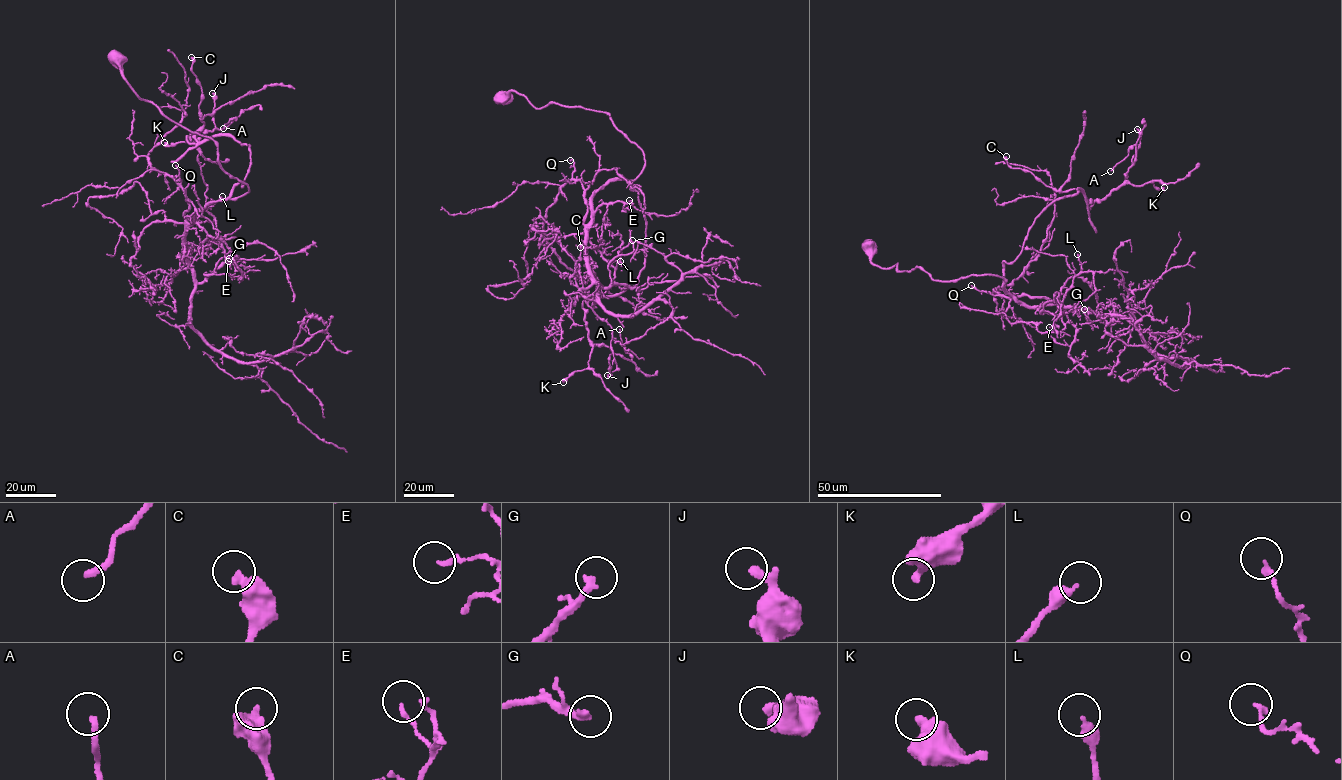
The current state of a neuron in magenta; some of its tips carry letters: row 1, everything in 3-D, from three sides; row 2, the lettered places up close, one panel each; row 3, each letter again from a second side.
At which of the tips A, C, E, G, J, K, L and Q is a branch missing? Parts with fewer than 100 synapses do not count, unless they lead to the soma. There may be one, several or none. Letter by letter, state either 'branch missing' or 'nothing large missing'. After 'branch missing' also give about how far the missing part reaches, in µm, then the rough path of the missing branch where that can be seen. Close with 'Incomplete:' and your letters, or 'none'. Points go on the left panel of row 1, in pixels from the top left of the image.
A: nothing large missing
C: nothing large missing
E: nothing large missing
G: nothing large missing
J: nothing large missing
K: nothing large missing
L: nothing large missing
Q: nothing large missing
Incomplete: none

